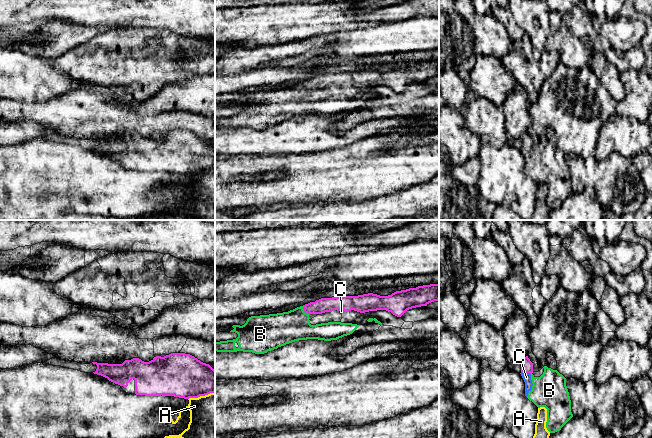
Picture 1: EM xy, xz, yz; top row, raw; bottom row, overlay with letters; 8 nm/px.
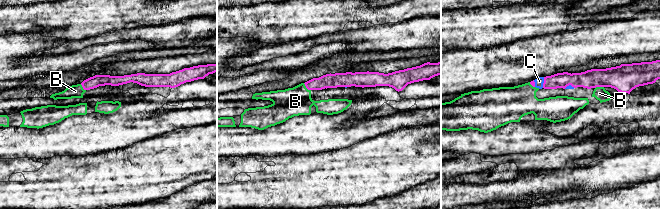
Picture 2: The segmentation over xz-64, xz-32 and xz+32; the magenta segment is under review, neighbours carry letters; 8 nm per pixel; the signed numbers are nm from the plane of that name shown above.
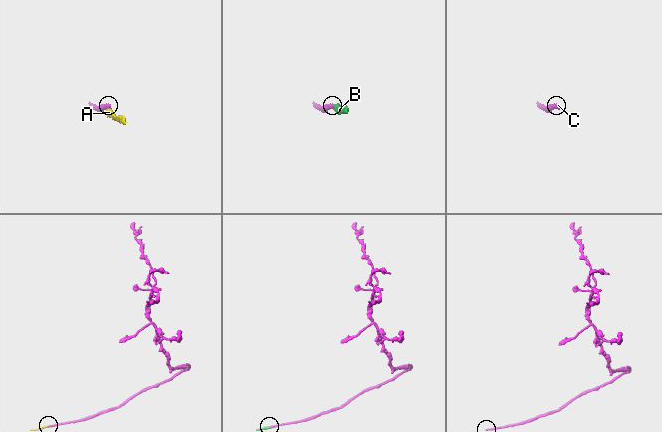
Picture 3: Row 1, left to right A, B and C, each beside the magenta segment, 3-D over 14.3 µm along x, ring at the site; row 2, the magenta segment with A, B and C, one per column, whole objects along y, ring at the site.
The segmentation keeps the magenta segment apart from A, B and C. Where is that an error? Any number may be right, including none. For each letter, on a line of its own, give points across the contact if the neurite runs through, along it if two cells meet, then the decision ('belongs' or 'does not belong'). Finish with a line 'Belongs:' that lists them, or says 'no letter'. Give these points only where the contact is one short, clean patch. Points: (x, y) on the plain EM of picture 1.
A: does not belong
B: belongs
C: belongs
Belongs: B, C

